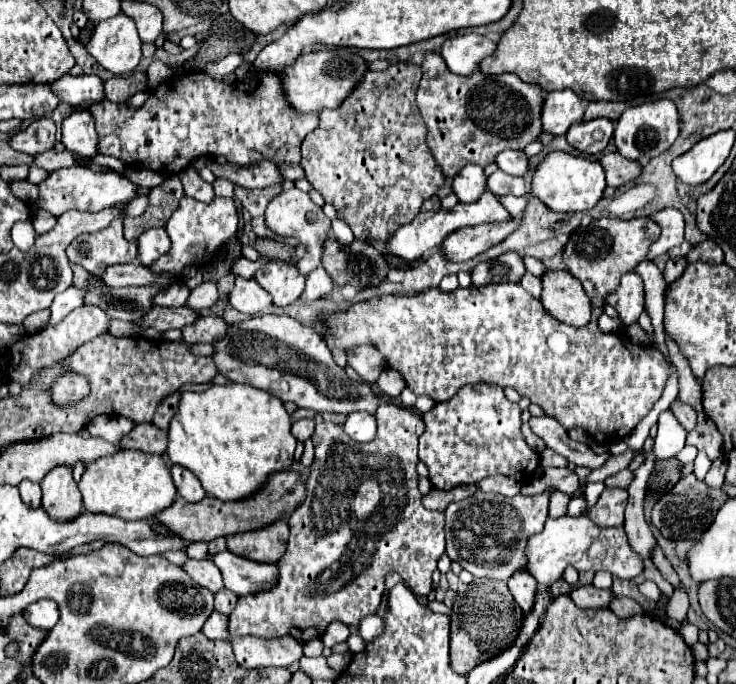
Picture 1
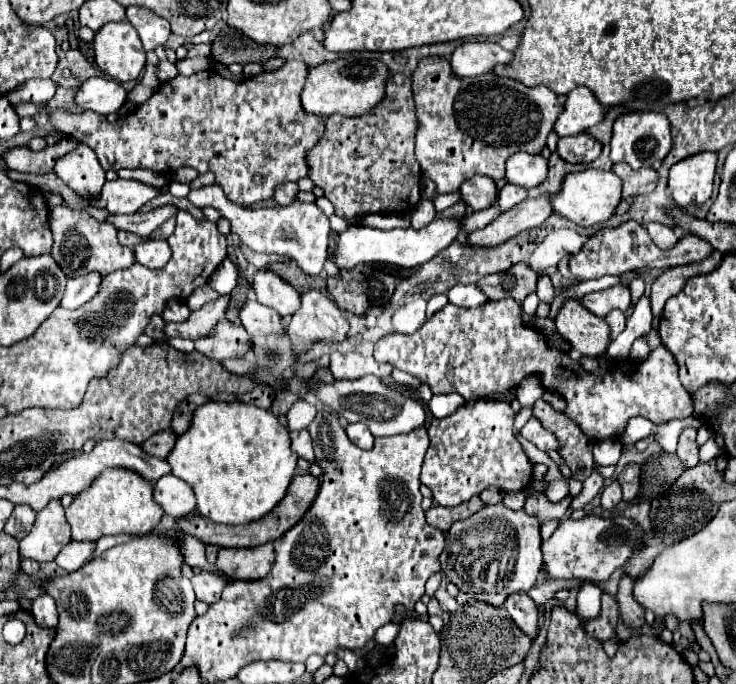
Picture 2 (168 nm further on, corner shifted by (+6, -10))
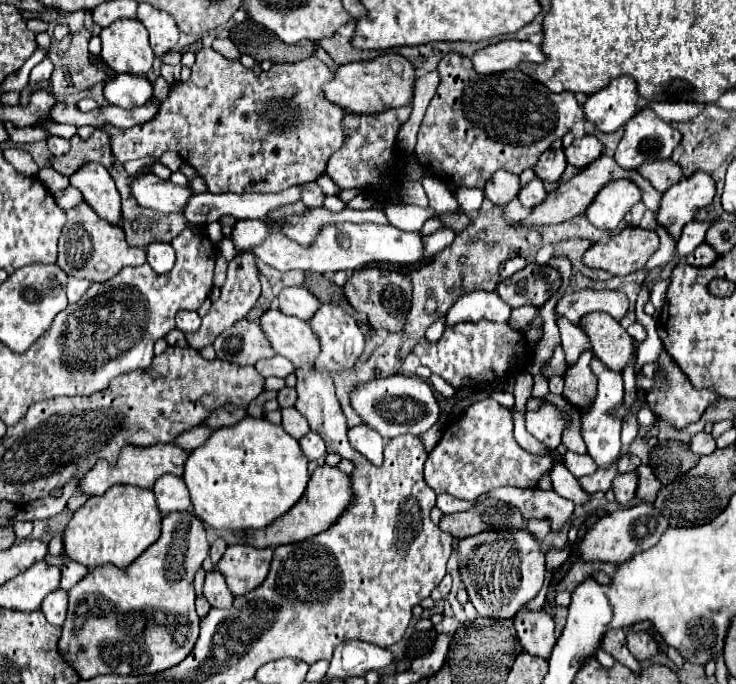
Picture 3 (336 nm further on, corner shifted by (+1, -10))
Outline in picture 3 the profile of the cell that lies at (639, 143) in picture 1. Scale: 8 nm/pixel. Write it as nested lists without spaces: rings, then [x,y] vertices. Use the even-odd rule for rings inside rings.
[[[643,108],[641,112],[637,112],[627,124],[625,124],[625,136],[617,146],[615,152],[615,160],[621,168],[627,170],[635,170],[639,168],[639,164],[645,162],[653,162],[653,160],[663,160],[669,158],[671,152],[677,148],[677,144],[681,142],[681,132],[677,128],[673,128],[671,124],[663,122],[651,108]]]

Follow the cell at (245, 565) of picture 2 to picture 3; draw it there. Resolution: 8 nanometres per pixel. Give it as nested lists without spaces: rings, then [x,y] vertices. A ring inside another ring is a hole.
[[[233,544],[227,548],[217,564],[217,570],[225,576],[229,590],[239,596],[257,588],[271,564],[273,548],[255,548],[247,544]]]

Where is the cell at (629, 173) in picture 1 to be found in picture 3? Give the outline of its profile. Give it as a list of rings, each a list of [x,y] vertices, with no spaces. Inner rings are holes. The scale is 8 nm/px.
[[[657,160],[651,164],[643,164],[639,168],[641,176],[647,178],[657,192],[665,192],[669,186],[677,184],[683,178],[683,170],[673,160]]]

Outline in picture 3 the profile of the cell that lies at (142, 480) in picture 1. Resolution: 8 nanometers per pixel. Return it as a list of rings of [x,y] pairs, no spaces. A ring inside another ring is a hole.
[[[109,488],[105,496],[91,496],[69,520],[63,532],[63,550],[69,560],[87,568],[113,564],[127,568],[139,558],[161,534],[161,512],[153,500],[151,490],[143,488]]]

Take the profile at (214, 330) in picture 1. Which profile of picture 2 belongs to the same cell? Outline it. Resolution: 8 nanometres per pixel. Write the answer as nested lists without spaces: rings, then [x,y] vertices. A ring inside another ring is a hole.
[[[220,320],[208,336],[196,340],[194,344],[196,344],[196,352],[212,360],[226,360],[226,358],[246,356],[252,338],[248,332],[244,332],[242,326],[236,326],[234,322],[228,320]]]

